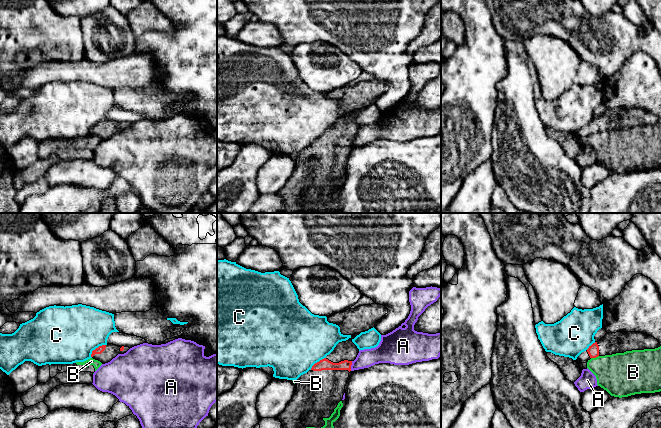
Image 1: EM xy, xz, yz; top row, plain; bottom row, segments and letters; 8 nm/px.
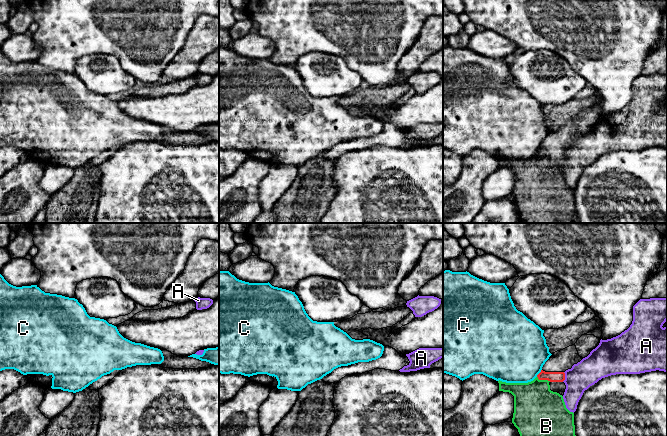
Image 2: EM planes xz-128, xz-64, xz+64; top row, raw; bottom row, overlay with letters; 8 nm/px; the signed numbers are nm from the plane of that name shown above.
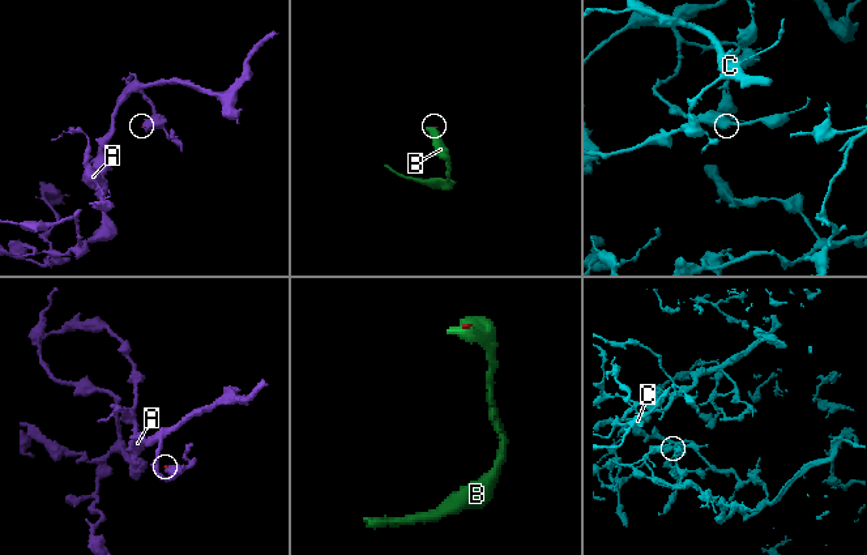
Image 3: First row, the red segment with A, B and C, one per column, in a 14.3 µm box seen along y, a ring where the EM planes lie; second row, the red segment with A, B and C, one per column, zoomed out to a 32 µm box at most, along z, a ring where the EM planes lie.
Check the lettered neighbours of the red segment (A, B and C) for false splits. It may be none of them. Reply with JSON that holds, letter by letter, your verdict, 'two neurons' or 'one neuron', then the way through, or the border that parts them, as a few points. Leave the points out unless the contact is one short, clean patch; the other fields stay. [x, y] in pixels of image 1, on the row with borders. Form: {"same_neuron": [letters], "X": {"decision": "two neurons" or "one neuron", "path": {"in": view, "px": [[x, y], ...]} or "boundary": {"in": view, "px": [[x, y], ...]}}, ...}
{"same_neuron": [], "A": {"decision": "two neurons", "boundary": {"in": "xz", "px": [[352, 361], [350, 370]]}}, "B": {"decision": "two neurons", "boundary": {"in": "yz", "px": [[598, 355], [591, 358]]}}, "C": {"decision": "two neurons", "boundary": {"in": "xy", "px": [[105, 344], [96, 347], [90, 356]]}}}

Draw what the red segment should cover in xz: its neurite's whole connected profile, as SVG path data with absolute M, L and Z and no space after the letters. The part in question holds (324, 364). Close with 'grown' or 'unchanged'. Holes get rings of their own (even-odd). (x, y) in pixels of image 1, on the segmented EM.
M349 338L339 342L329 355L315 363L307 373L301 375L295 383L295 394L285 410L277 417L283 428L323 427L325 425L323 419L329 418L343 399L351 365L358 353L359 349Z; grown

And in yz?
M640 332L606 333L598 342L593 343L575 360L578 364L587 363L598 356L624 353L632 350L655 349L660 343L652 336Z; grown

